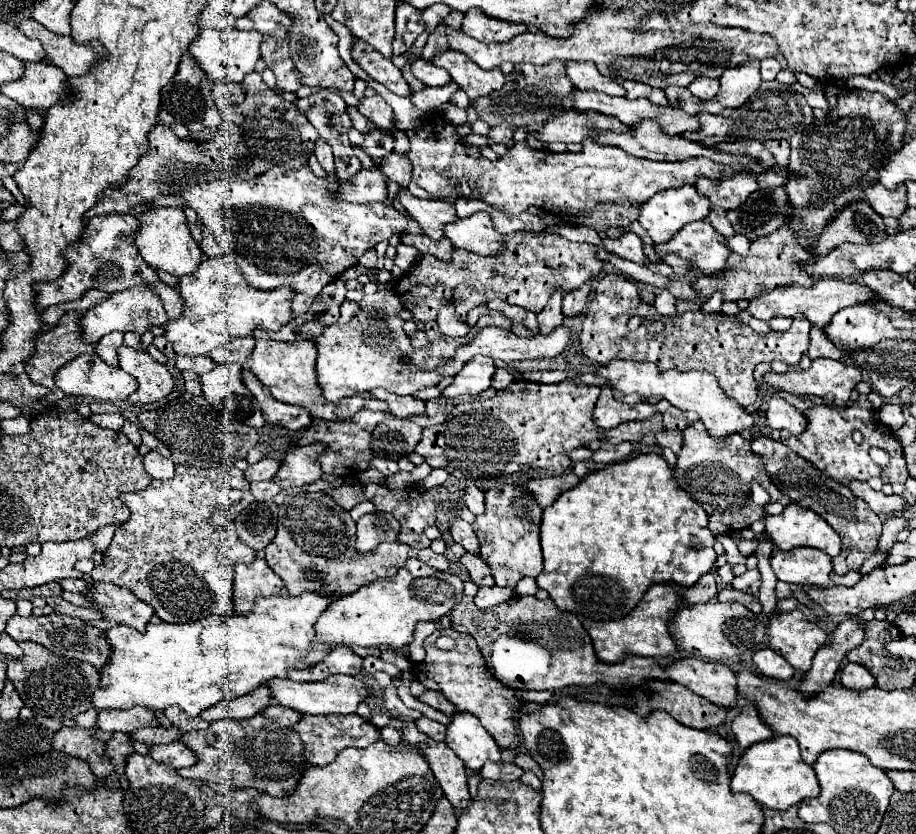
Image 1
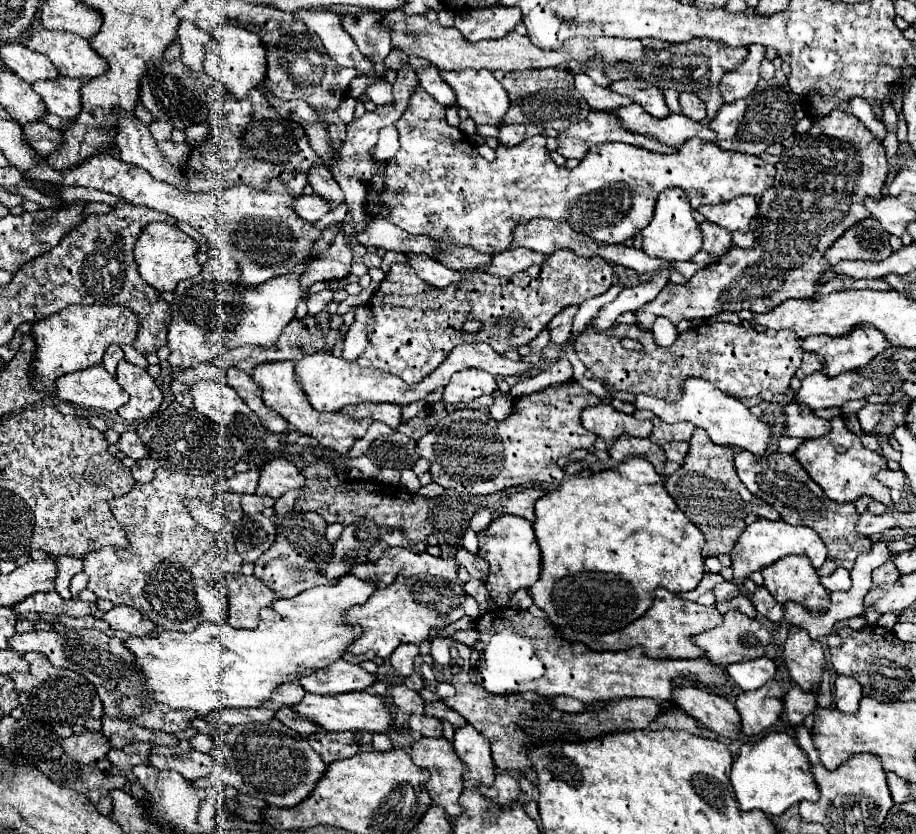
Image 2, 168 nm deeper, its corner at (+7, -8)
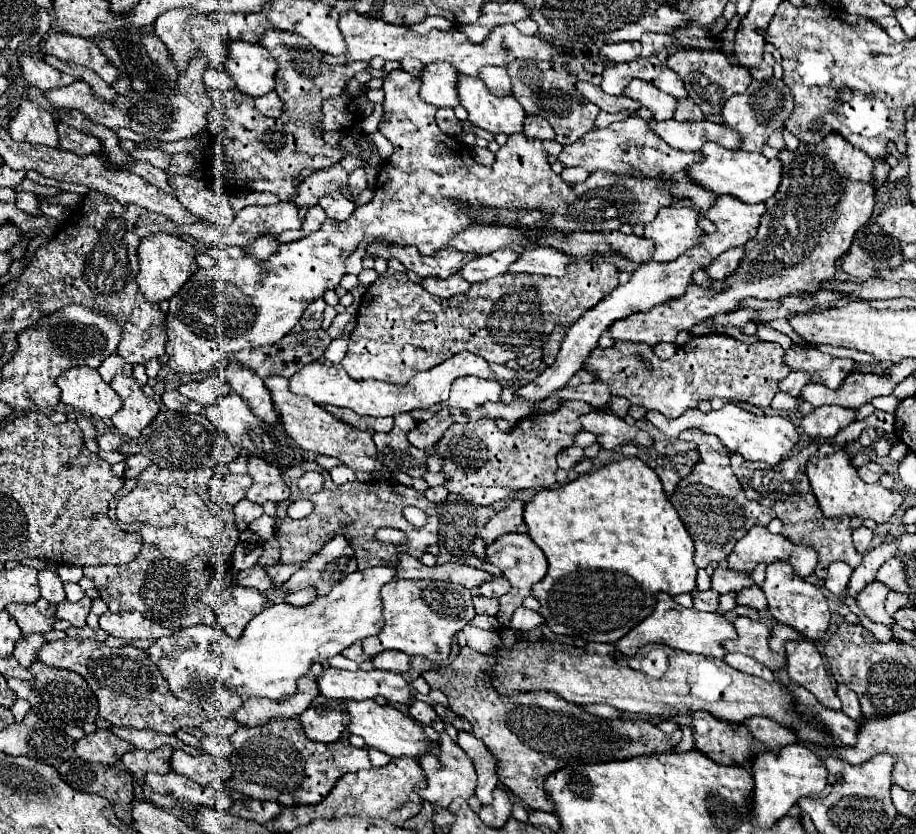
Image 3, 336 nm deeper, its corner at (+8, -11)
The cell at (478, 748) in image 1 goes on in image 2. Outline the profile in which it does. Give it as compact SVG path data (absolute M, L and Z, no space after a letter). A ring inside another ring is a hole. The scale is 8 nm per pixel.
M466 724L454 732L454 752L466 764L466 780L480 780L486 786L492 786L496 776L496 766L490 754L490 742L474 730L472 724Z

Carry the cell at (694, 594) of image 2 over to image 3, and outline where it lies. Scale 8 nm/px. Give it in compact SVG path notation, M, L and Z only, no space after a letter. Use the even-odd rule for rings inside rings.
M721 567L715 569L711 579L711 589L715 589L717 593L737 593L751 585L755 585L751 575L741 575L741 571L721 569Z

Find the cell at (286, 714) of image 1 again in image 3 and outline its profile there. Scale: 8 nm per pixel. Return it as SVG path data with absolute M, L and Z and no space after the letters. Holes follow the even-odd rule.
M319 695L319 711L309 707L299 721L303 723L305 735L311 741L319 743L335 743L341 739L347 729L347 719L343 719L343 701L341 699L323 699Z

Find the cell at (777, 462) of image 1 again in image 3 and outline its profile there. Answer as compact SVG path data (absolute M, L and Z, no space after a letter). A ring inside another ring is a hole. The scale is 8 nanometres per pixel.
M811 443L809 447L805 447L799 455L787 457L783 459L779 465L775 467L759 467L759 463L751 463L745 461L741 455L733 453L731 455L731 467L735 477L739 479L747 499L757 501L765 507L771 507L775 511L775 515L781 519L783 529L781 535L787 537L789 541L793 541L795 545L809 545L815 547L819 561L815 567L815 575L819 579L827 577L827 567L833 561L843 561L847 565L851 565L853 569L859 567L859 563L863 561L863 555L859 555L853 547L851 541L851 523L849 517L823 517L823 513L819 511L817 499L811 491L809 479L805 475L805 465L811 457L821 457L821 455L833 455L837 449L843 449L843 445L835 445L835 443Z

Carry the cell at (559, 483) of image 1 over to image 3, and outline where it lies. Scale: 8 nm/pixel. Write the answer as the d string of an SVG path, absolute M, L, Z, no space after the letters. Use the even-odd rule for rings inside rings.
M515 499L503 511L499 511L493 519L489 519L481 531L485 545L491 545L493 541L497 541L501 535L507 535L507 533L525 533L527 525L523 521L523 507L525 503Z

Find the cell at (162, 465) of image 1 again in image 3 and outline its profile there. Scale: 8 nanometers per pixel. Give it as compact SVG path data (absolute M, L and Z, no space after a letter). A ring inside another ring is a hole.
M127 455L125 457L125 477L127 479L135 479L137 475L141 475L147 467L151 465L151 459L147 459L145 455Z

